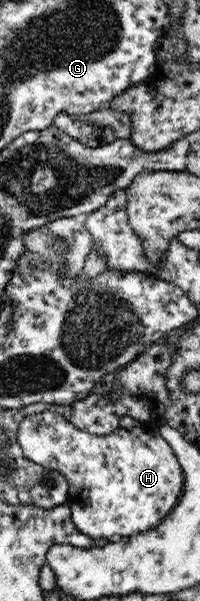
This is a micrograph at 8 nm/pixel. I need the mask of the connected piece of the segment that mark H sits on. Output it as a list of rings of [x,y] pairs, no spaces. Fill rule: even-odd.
[[[44,411],[22,420],[18,443],[28,459],[66,478],[72,521],[78,531],[92,540],[122,539],[153,530],[173,510],[183,492],[182,468],[172,447],[162,439],[160,427],[139,422],[130,415],[122,415],[118,430],[98,436],[81,431],[58,413]]]

